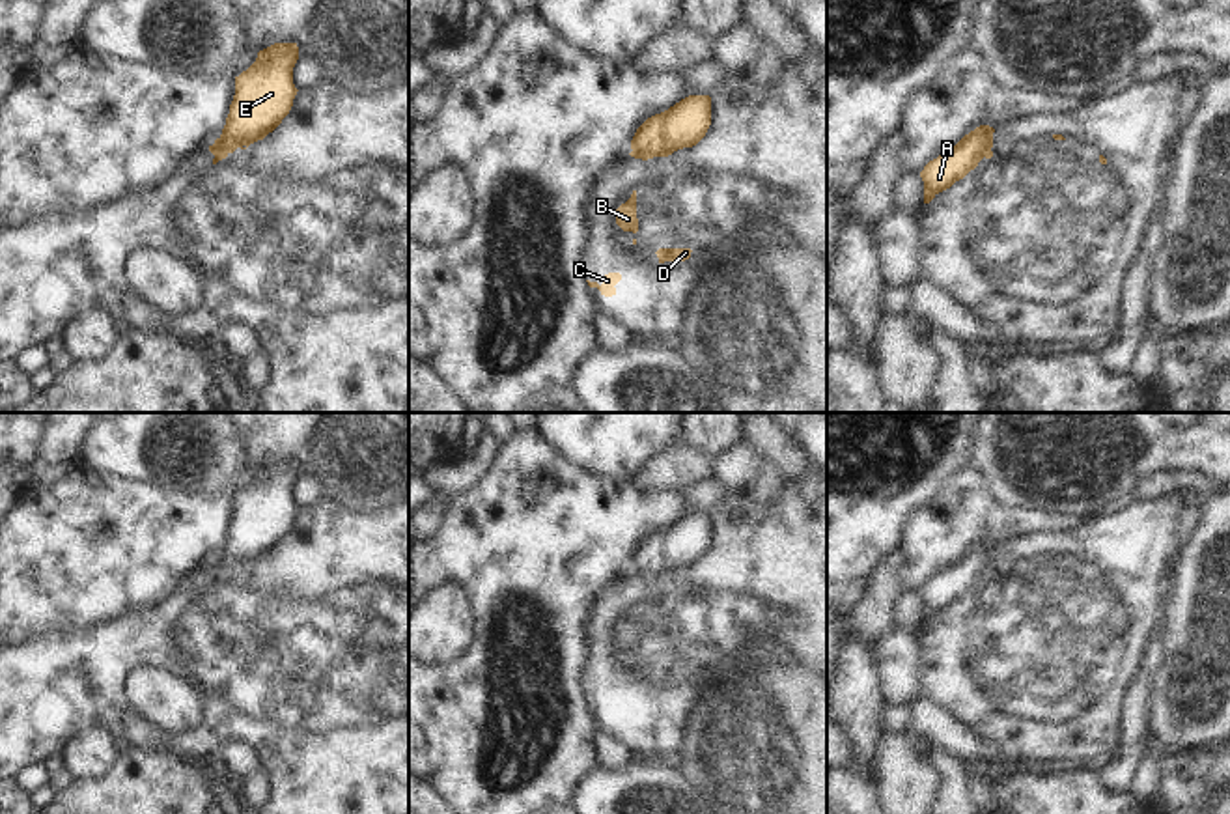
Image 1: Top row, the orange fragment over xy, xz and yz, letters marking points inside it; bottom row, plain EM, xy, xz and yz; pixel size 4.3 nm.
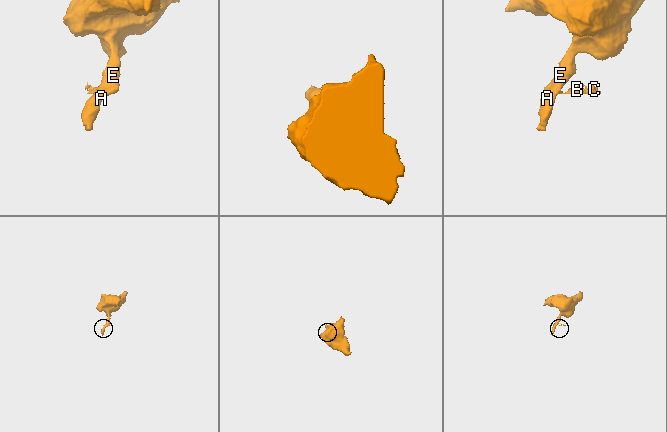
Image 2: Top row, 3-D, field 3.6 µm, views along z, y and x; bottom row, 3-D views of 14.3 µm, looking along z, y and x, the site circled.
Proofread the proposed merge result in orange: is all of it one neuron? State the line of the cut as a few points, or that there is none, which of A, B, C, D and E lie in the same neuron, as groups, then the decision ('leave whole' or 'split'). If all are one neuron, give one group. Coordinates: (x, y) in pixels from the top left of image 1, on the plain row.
cut in xy along (219, 557), (236, 566); A E / B C D; split

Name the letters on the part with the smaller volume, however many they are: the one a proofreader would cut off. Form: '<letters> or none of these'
B, C, D

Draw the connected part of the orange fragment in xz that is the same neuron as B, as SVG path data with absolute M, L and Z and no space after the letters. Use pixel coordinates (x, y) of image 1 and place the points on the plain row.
M633 609L631 616L616 627L616 642L623 650L633 650L633 652L638 650L636 609Z

